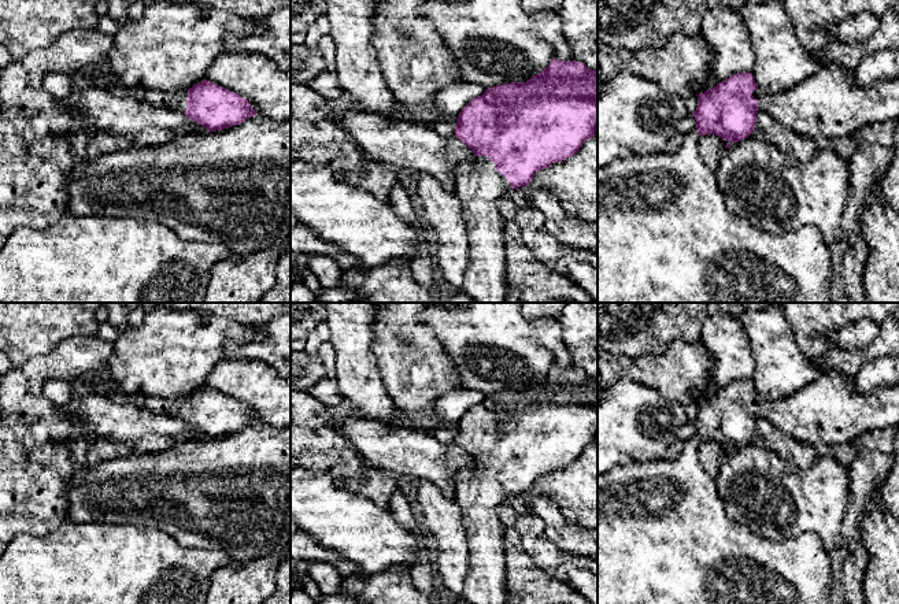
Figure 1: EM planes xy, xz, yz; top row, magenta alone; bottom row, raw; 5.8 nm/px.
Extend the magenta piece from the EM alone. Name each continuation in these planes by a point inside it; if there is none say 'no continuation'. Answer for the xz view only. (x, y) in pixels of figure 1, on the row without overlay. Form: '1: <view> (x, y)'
1: xz (478, 492)

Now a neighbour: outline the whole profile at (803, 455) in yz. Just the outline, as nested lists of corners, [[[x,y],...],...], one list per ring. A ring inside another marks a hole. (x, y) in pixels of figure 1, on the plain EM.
[[[758,416],[756,430],[752,441],[763,445],[766,449],[780,455],[783,459],[796,464],[800,468],[809,468],[817,459],[813,445],[796,438],[787,437],[778,431],[774,425],[763,416]]]

